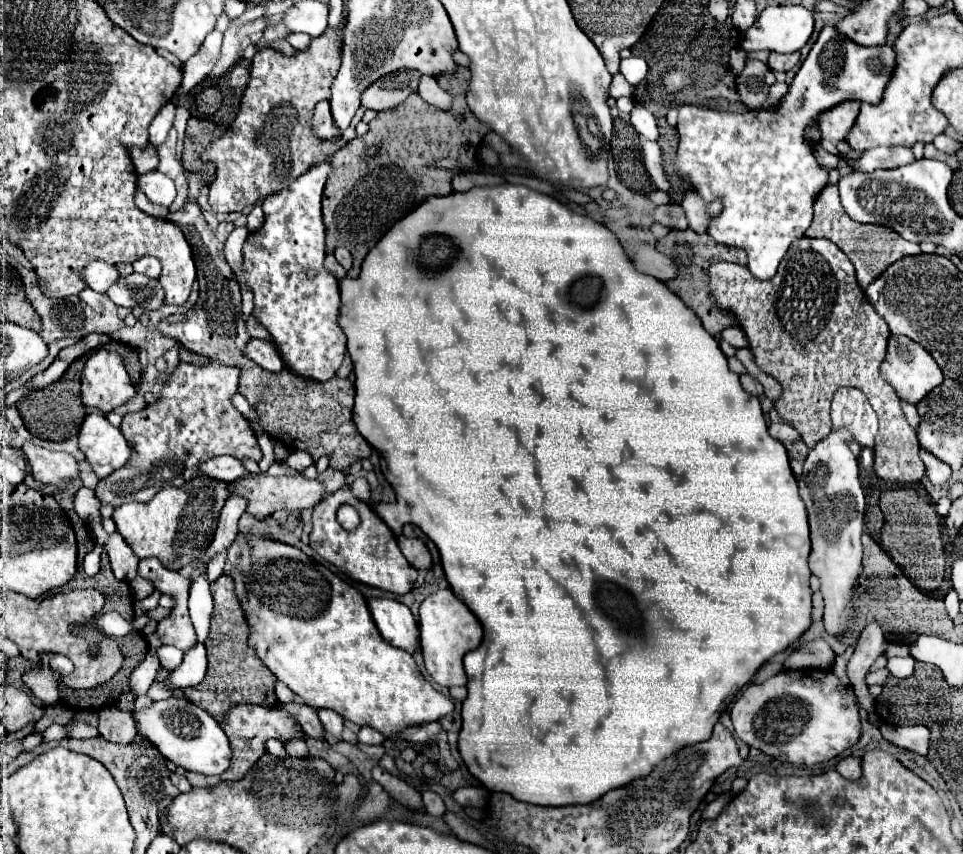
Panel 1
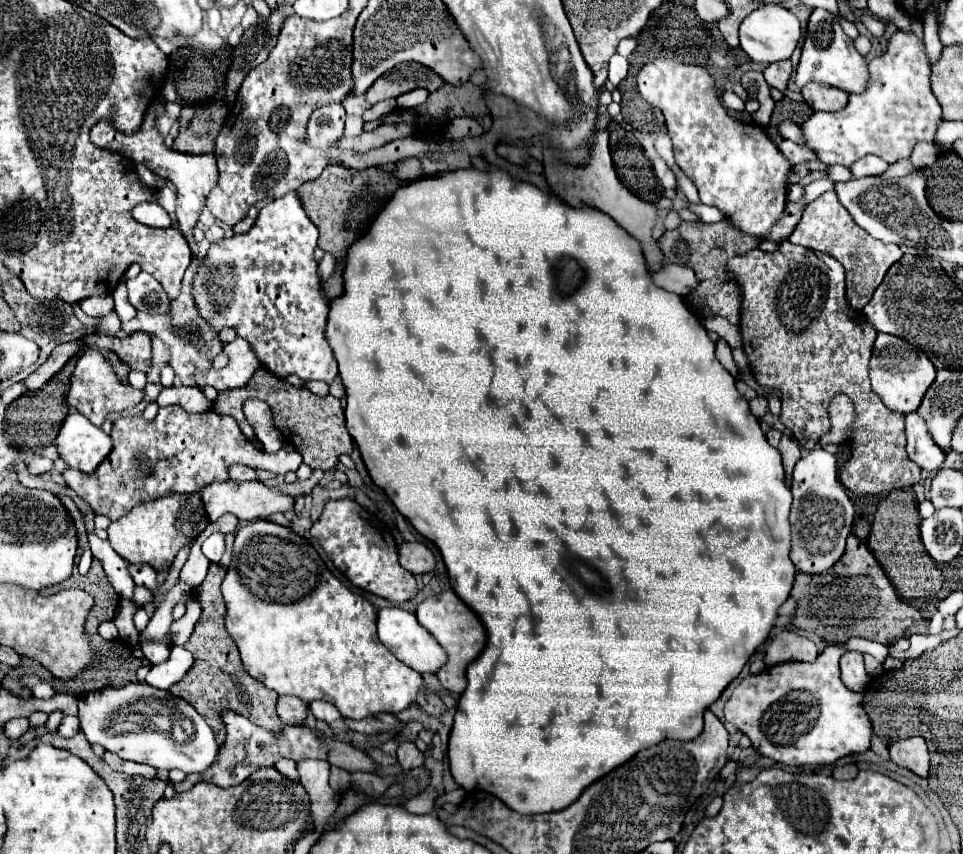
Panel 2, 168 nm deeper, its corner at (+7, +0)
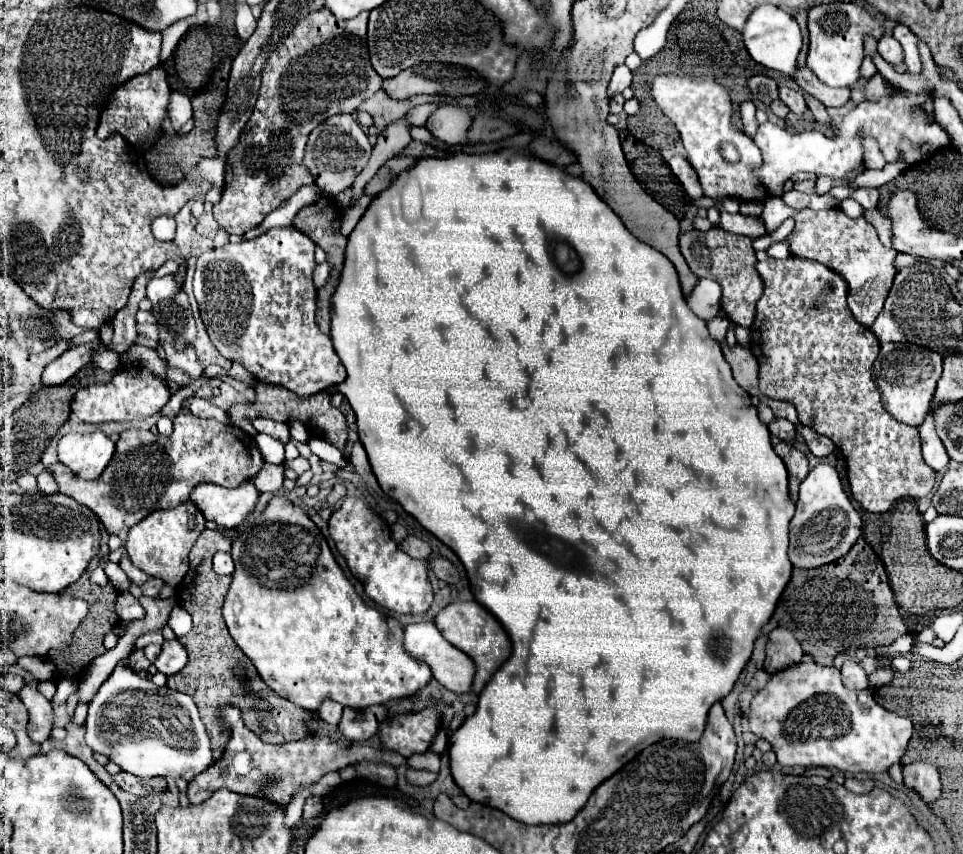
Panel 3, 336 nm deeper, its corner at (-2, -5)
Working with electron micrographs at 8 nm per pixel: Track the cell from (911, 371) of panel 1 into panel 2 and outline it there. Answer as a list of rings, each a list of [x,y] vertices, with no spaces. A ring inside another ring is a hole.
[[[879,333],[873,345],[869,375],[871,375],[871,387],[881,397],[881,401],[891,411],[907,415],[911,411],[917,411],[917,407],[921,405],[925,391],[935,381],[935,367],[931,365],[931,361],[923,351],[915,349],[913,345],[907,345],[907,341],[903,341],[901,337]]]

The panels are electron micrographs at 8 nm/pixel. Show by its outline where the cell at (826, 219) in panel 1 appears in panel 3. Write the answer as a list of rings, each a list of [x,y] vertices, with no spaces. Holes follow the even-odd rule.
[[[768,198],[764,202],[764,212],[762,218],[766,222],[768,232],[774,232],[784,220],[794,218],[794,230],[784,238],[784,242],[790,246],[792,256],[806,258],[806,260],[816,260],[836,274],[840,274],[846,284],[848,284],[848,306],[854,314],[854,318],[870,328],[876,316],[880,314],[884,300],[888,296],[888,290],[892,286],[892,280],[896,276],[894,270],[894,258],[896,250],[890,250],[882,246],[878,240],[878,234],[870,222],[864,218],[852,220],[844,216],[840,208],[830,208],[830,210],[794,210],[782,202],[782,198]]]

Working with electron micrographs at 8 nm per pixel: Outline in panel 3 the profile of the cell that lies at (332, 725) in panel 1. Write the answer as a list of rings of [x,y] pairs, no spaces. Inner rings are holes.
[[[324,700],[316,712],[324,722],[336,726],[340,722],[340,718],[342,718],[342,704],[338,704],[334,700]]]

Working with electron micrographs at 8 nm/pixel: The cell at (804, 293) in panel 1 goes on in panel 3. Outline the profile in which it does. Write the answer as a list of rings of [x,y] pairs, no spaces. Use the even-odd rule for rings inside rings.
[[[786,258],[786,260],[766,260],[766,262],[758,262],[756,264],[758,268],[758,274],[762,276],[764,280],[764,294],[762,298],[758,300],[756,304],[756,320],[754,324],[750,326],[750,334],[752,334],[752,344],[750,344],[750,350],[754,352],[754,356],[758,358],[758,364],[760,364],[760,392],[764,396],[772,396],[774,400],[784,400],[784,402],[790,402],[794,404],[796,412],[798,412],[798,420],[804,424],[804,426],[810,426],[812,430],[816,430],[818,434],[830,438],[836,448],[844,454],[846,458],[846,468],[848,468],[848,480],[850,480],[850,488],[852,488],[852,496],[854,500],[858,500],[868,512],[886,512],[892,502],[900,500],[900,498],[924,498],[932,492],[932,486],[934,486],[934,478],[936,478],[936,472],[932,468],[926,466],[924,458],[922,458],[922,452],[920,452],[920,438],[918,438],[918,430],[916,428],[910,428],[906,424],[900,424],[896,422],[882,406],[880,402],[880,392],[876,390],[876,384],[872,382],[872,364],[878,356],[878,348],[880,348],[880,342],[874,334],[868,334],[868,328],[864,328],[862,324],[858,324],[846,304],[846,292],[848,292],[848,284],[844,282],[844,278],[840,278],[836,272],[828,270],[824,264],[820,262],[812,262],[812,260],[802,260],[802,258]]]

